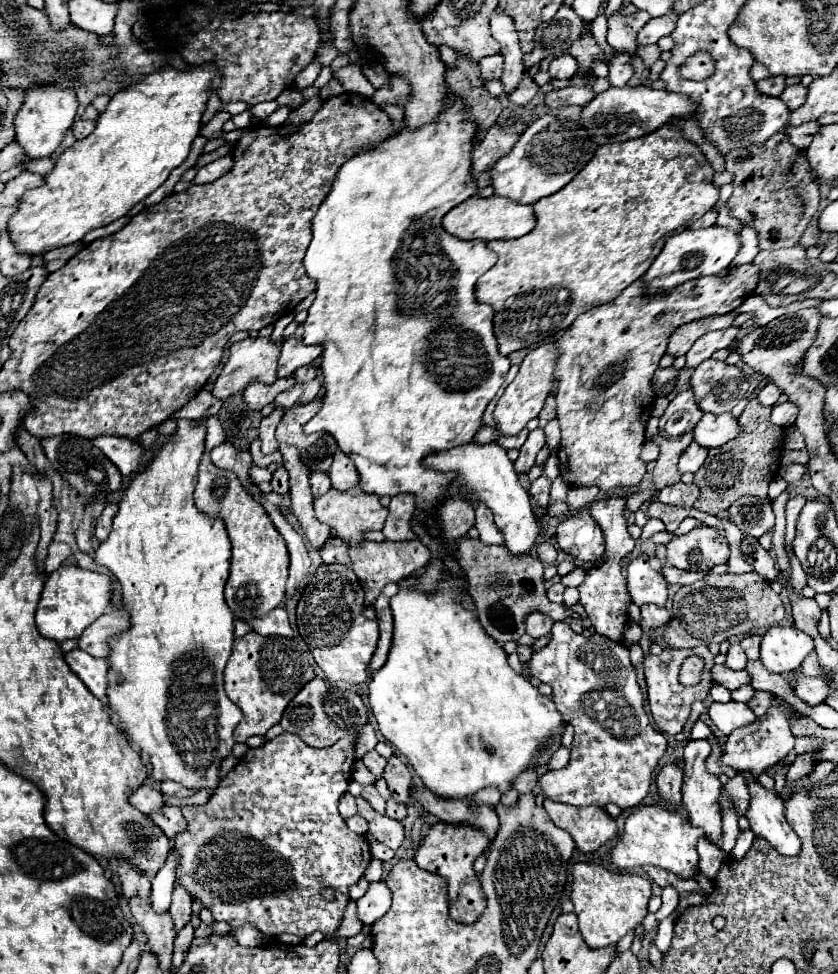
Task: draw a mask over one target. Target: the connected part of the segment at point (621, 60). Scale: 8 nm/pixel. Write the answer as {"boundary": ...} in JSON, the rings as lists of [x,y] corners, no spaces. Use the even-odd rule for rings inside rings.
{"boundary":[[[610,54],[610,74],[608,80],[612,86],[626,86],[628,80],[634,74],[634,68],[630,64],[628,56],[618,56],[618,54]]]}

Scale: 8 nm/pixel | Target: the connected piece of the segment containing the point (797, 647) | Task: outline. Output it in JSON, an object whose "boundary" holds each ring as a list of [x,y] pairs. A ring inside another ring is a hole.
{"boundary":[[[772,626],[762,636],[760,660],[770,672],[796,672],[808,652],[814,648],[814,642],[808,634],[800,632],[794,626]]]}

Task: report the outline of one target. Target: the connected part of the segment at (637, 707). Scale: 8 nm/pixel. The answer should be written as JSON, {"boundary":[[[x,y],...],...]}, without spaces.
{"boundary":[[[566,620],[556,622],[552,626],[550,644],[534,652],[530,660],[530,672],[540,682],[552,686],[554,704],[560,710],[564,724],[574,726],[572,756],[568,766],[540,776],[540,788],[546,798],[572,806],[604,806],[606,802],[616,802],[622,810],[640,804],[648,794],[652,772],[666,752],[666,736],[650,724],[650,718],[644,710],[644,698],[636,682],[636,670],[630,662],[628,646],[622,642],[612,642],[600,634],[582,636],[576,634]]]}

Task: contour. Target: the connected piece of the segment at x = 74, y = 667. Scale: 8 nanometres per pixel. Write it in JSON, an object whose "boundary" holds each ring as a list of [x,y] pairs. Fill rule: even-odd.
{"boundary":[[[72,650],[68,652],[66,656],[66,664],[70,666],[70,670],[80,676],[80,680],[88,686],[88,690],[98,696],[98,698],[104,698],[106,696],[106,688],[108,688],[108,662],[106,660],[98,660],[98,658],[92,658],[88,652],[84,650]]]}

